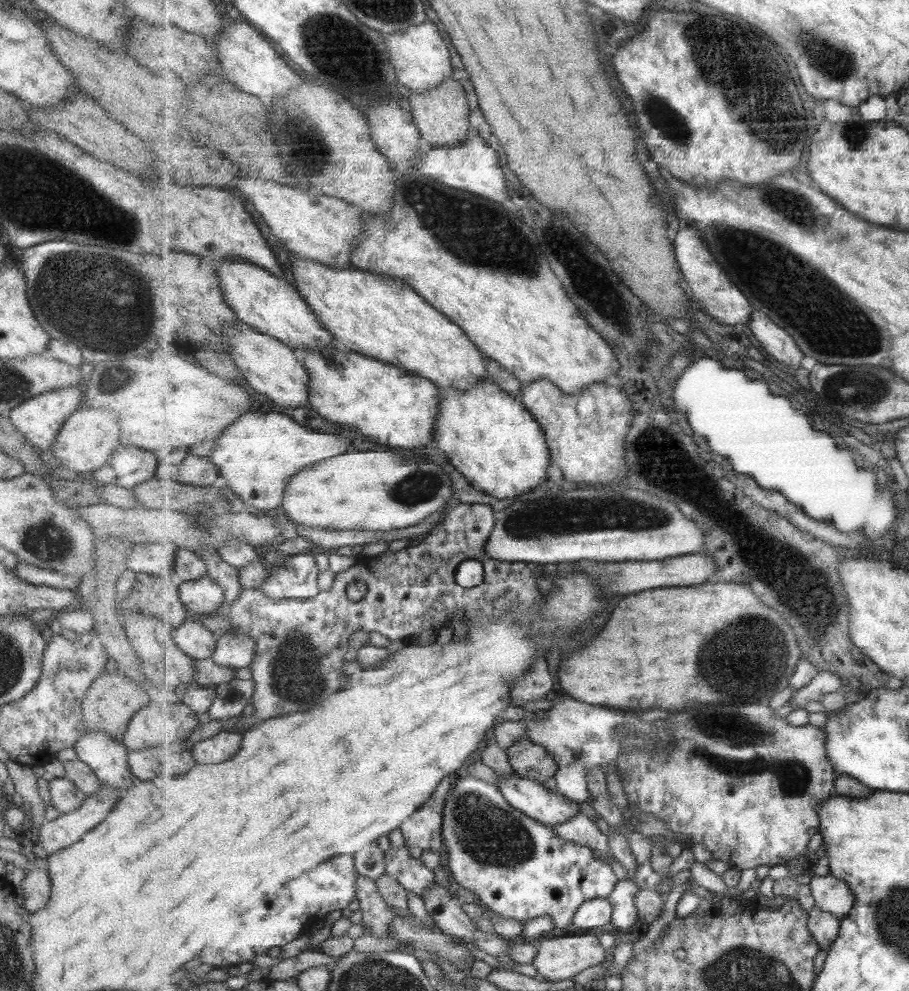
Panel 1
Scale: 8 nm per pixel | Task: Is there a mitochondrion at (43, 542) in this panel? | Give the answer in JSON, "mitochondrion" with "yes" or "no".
{"mitochondrion":"yes"}

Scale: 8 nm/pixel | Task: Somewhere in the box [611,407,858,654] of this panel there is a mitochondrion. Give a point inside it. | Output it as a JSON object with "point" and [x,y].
{"point":[811,612]}

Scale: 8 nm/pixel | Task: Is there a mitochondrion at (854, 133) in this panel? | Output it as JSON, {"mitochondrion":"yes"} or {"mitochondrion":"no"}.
{"mitochondrion":"yes"}

